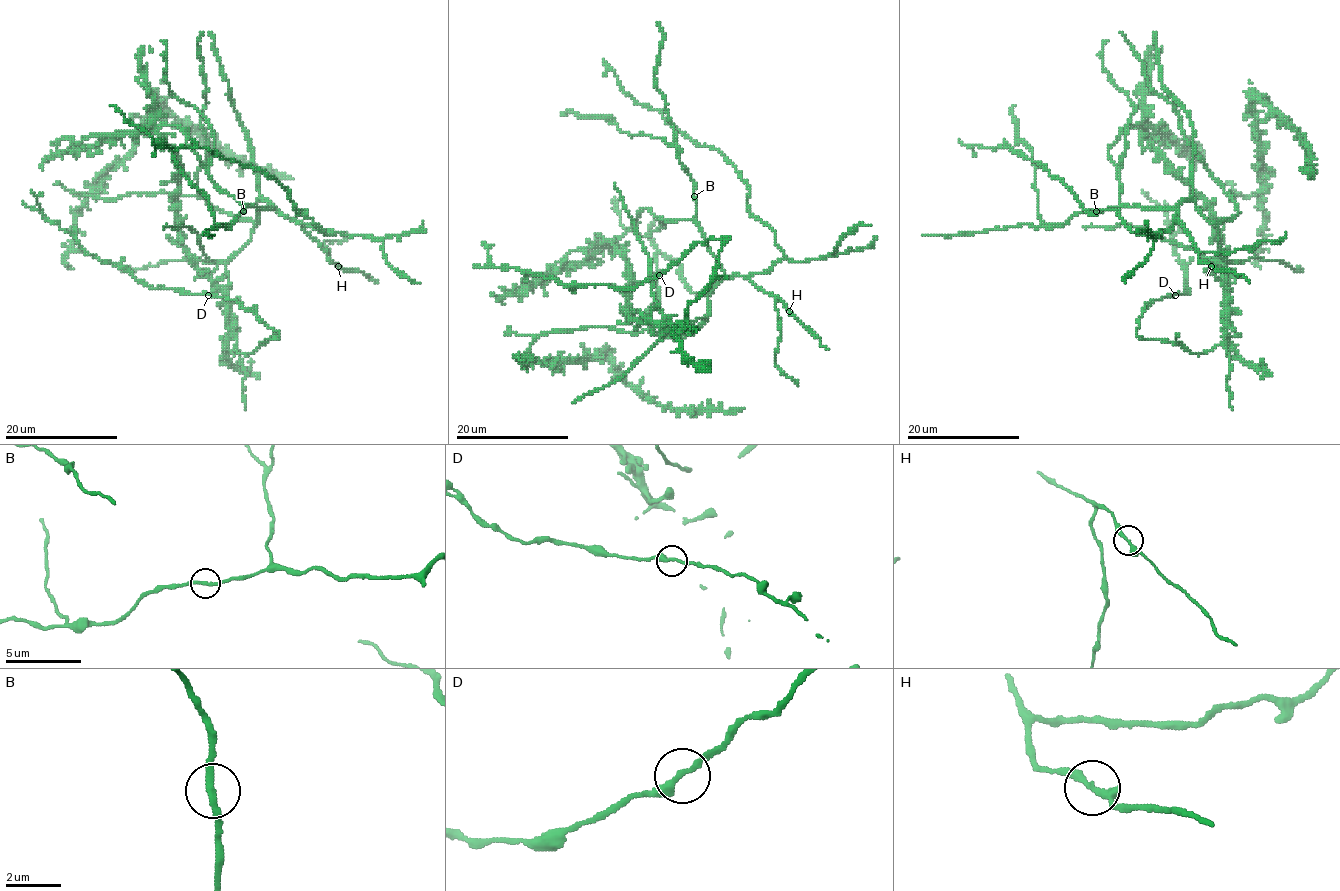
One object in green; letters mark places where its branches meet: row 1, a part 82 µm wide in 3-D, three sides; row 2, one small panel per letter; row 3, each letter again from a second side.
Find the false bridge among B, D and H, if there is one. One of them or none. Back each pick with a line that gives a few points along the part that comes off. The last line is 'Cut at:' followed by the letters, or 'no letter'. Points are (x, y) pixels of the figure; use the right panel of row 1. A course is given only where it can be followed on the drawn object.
Cut at: no letter

